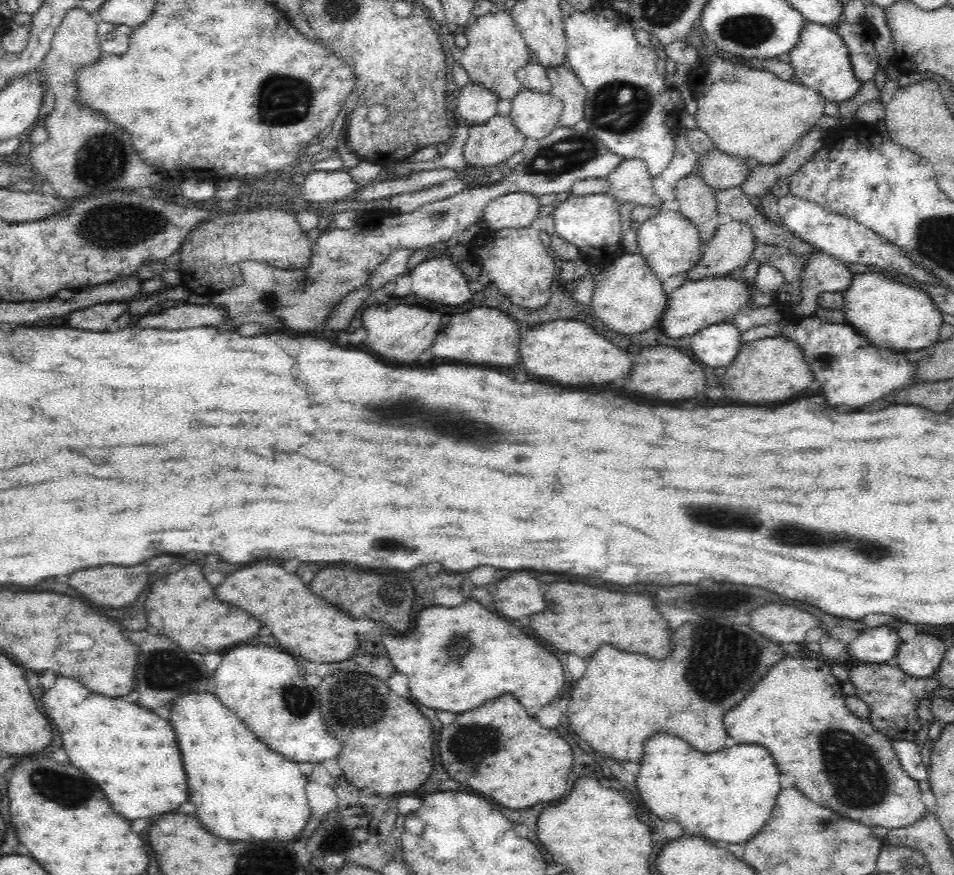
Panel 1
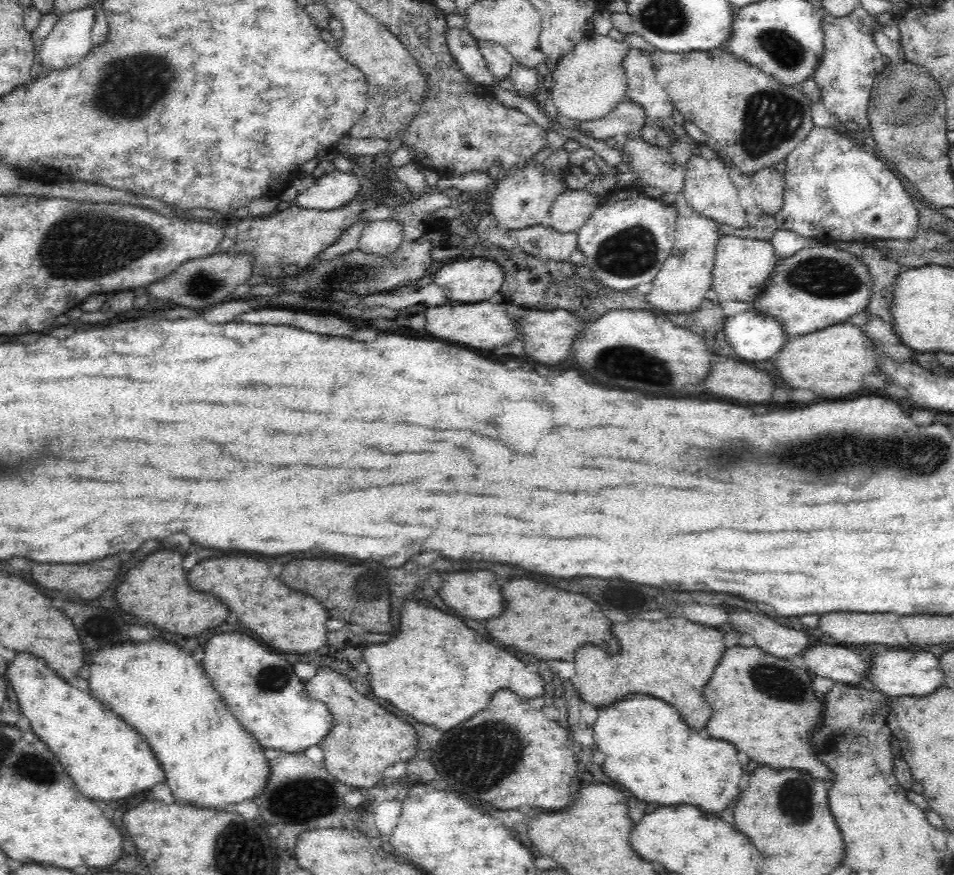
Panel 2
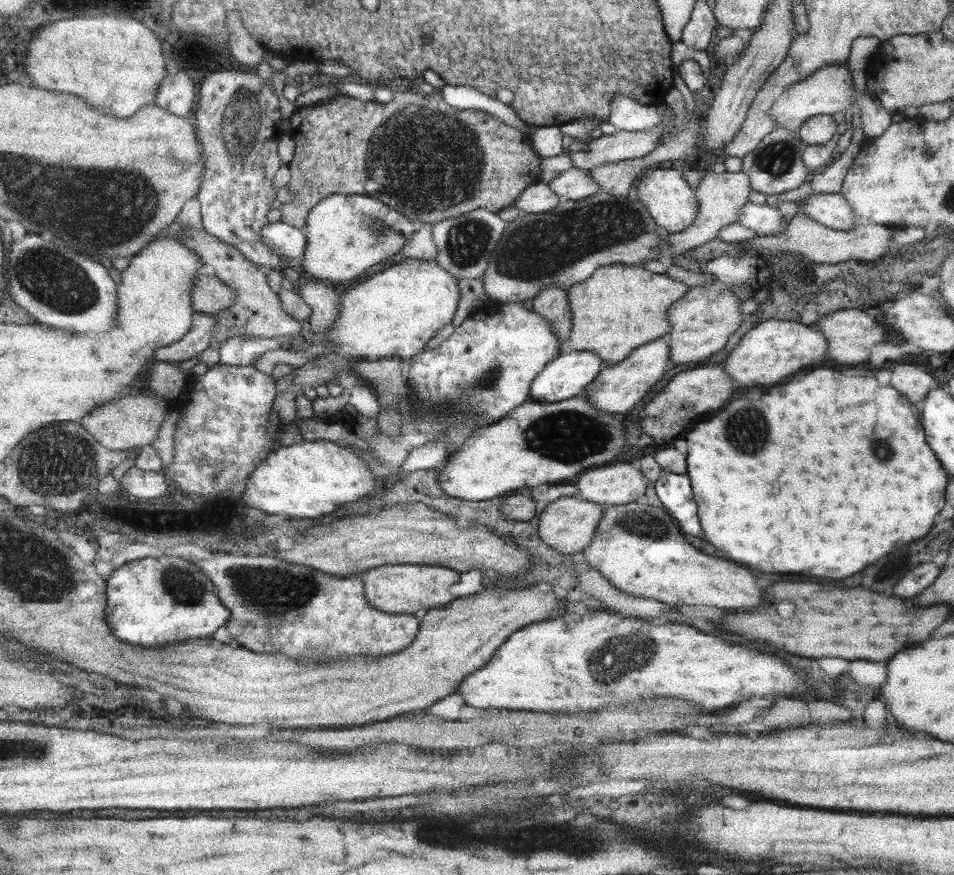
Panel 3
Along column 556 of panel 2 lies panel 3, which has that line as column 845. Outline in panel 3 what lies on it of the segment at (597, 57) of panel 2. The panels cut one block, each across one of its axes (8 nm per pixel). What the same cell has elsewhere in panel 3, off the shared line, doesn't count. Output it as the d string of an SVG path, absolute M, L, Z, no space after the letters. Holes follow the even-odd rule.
M847 62L841 66L825 66L821 70L815 70L815 74L811 74L807 80L789 86L785 94L781 94L773 102L771 118L777 122L777 128L787 128L791 132L797 132L807 122L807 118L833 116L835 112L845 112L849 104L853 106L853 112L859 110L859 122L861 122L859 134L865 136L865 140L877 140L893 124L891 112L887 112L875 98L855 94L855 90L851 88L851 74Z

